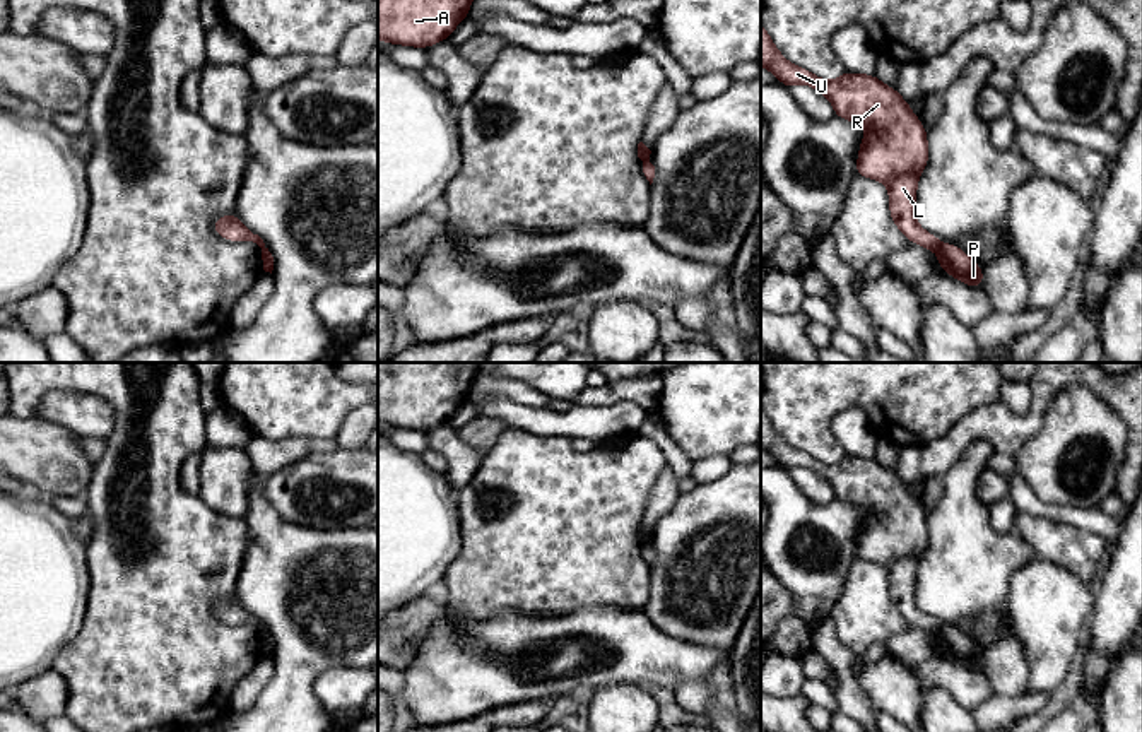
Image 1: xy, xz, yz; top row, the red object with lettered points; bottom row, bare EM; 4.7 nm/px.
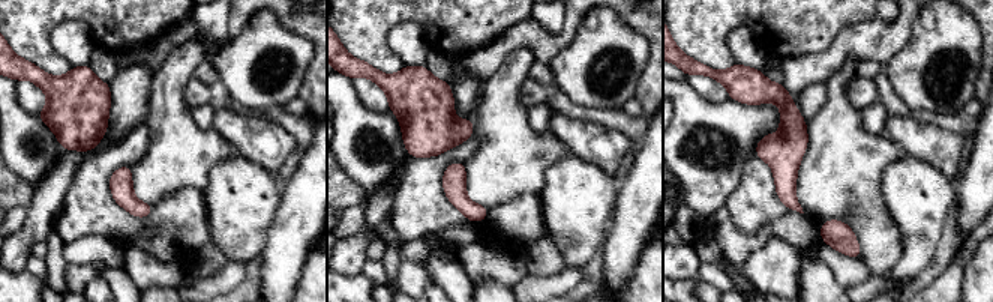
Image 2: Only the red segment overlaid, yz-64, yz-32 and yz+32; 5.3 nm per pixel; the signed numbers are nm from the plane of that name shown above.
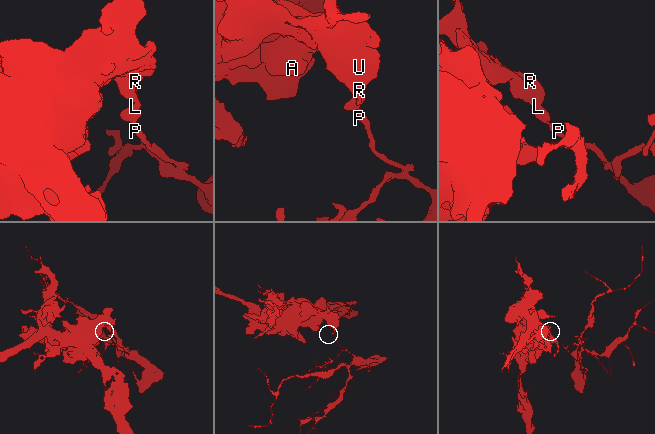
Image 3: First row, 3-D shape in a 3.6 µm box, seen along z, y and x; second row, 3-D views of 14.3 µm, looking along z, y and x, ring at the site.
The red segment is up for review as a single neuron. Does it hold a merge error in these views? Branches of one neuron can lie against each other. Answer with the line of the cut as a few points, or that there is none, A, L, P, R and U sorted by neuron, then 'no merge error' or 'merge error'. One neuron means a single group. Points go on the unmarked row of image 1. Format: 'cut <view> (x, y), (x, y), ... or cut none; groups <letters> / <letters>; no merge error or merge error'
cut yz (944, 628), (937, 637); groups A L R U / P; merge error

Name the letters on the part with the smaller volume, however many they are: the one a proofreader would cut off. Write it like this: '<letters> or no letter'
P

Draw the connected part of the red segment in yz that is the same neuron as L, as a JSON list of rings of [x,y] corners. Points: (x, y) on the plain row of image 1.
[[[762,407],[761,448],[786,470],[814,470],[831,484],[836,499],[867,513],[860,527],[856,558],[884,564],[898,612],[908,624],[939,638],[944,626],[916,605],[916,568],[928,544],[927,515],[898,474],[884,469],[875,458],[845,455],[831,465],[819,462],[785,443]]]

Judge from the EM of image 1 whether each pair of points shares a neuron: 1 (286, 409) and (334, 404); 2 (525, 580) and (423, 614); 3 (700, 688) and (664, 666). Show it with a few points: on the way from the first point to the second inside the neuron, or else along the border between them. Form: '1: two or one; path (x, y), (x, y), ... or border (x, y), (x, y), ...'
1: one; path (298, 406), (322, 404)
2: two; border (440, 590), (452, 608)
3: two; border (703, 678), (681, 681), (672, 690)

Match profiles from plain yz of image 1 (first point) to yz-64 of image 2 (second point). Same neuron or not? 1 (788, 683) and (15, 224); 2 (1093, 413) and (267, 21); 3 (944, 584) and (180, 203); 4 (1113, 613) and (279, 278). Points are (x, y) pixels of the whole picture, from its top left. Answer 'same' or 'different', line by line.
1: different
2: same
3: different
4: same

